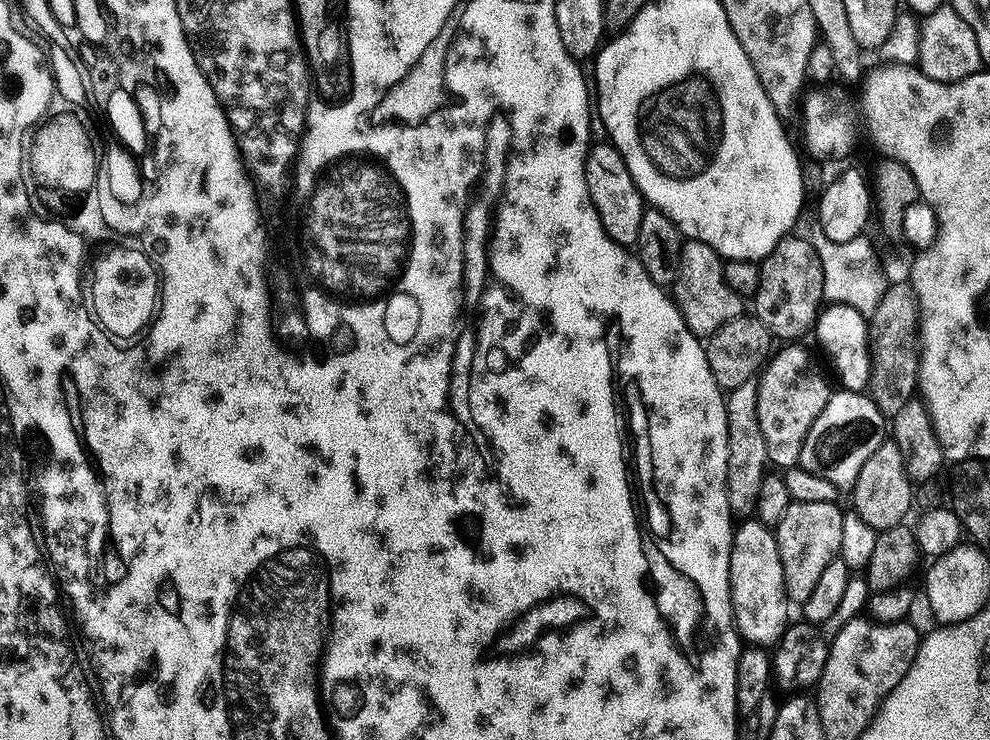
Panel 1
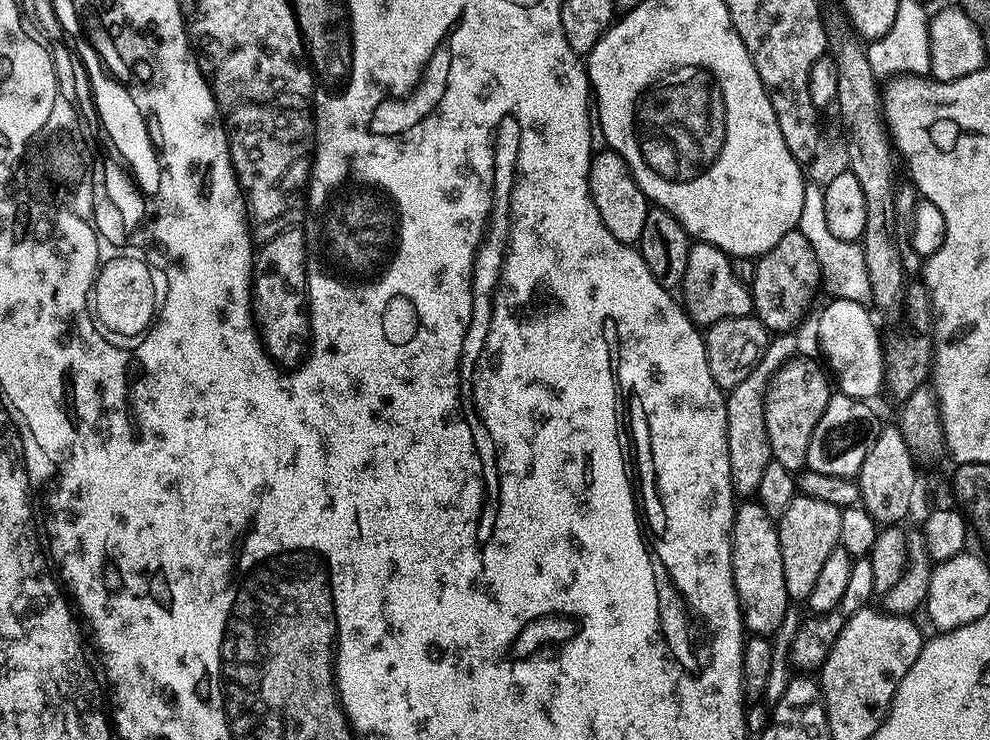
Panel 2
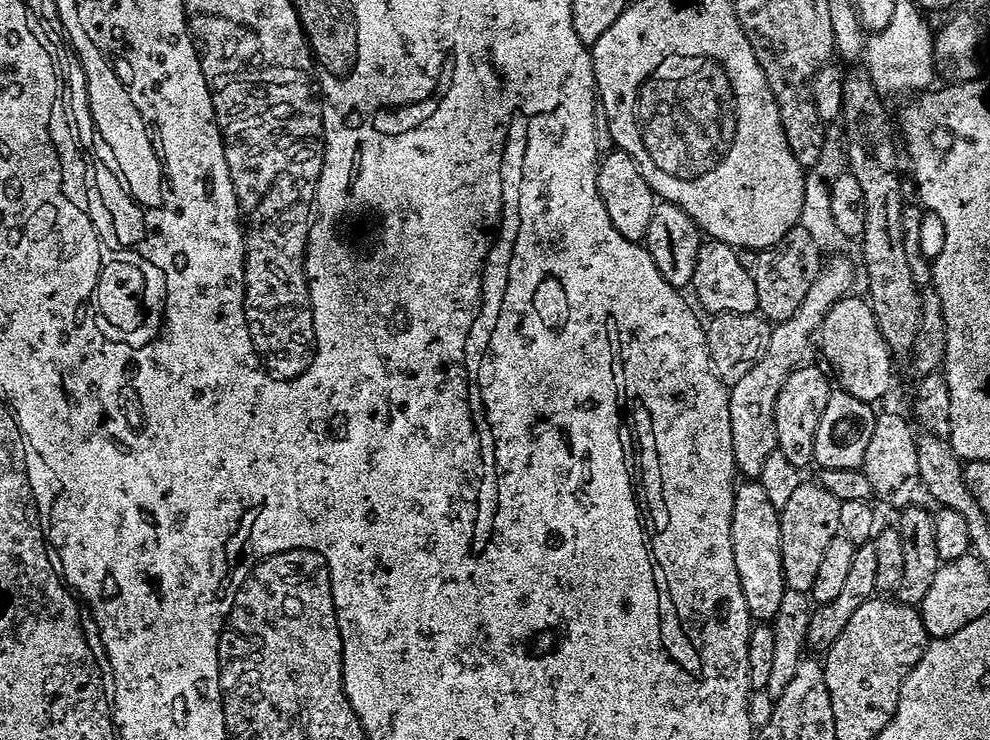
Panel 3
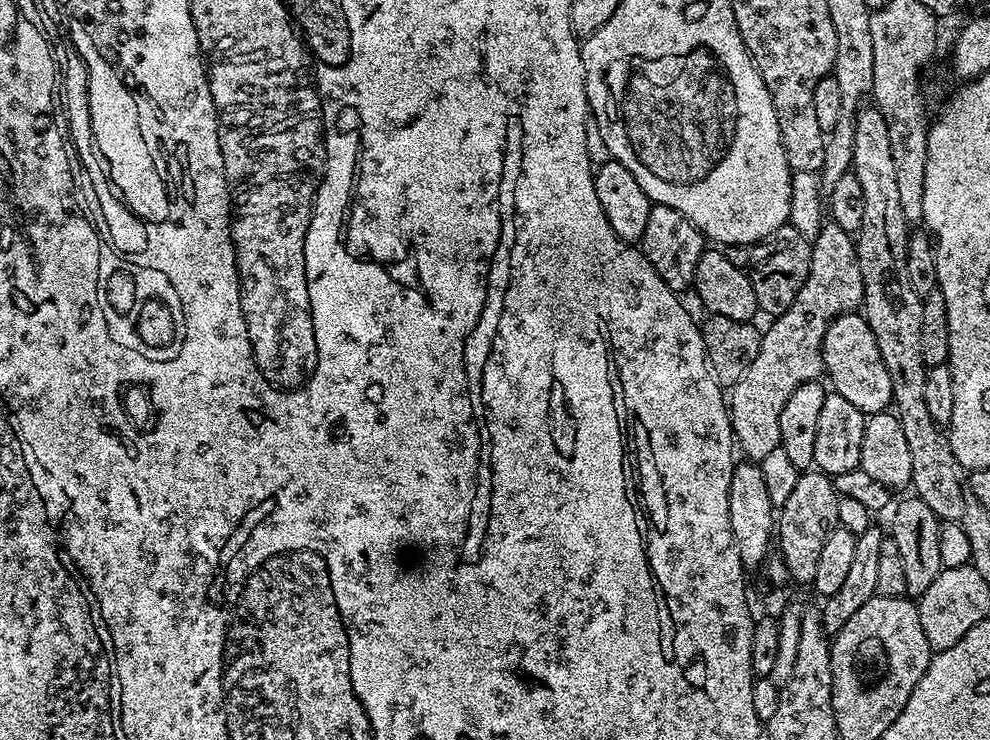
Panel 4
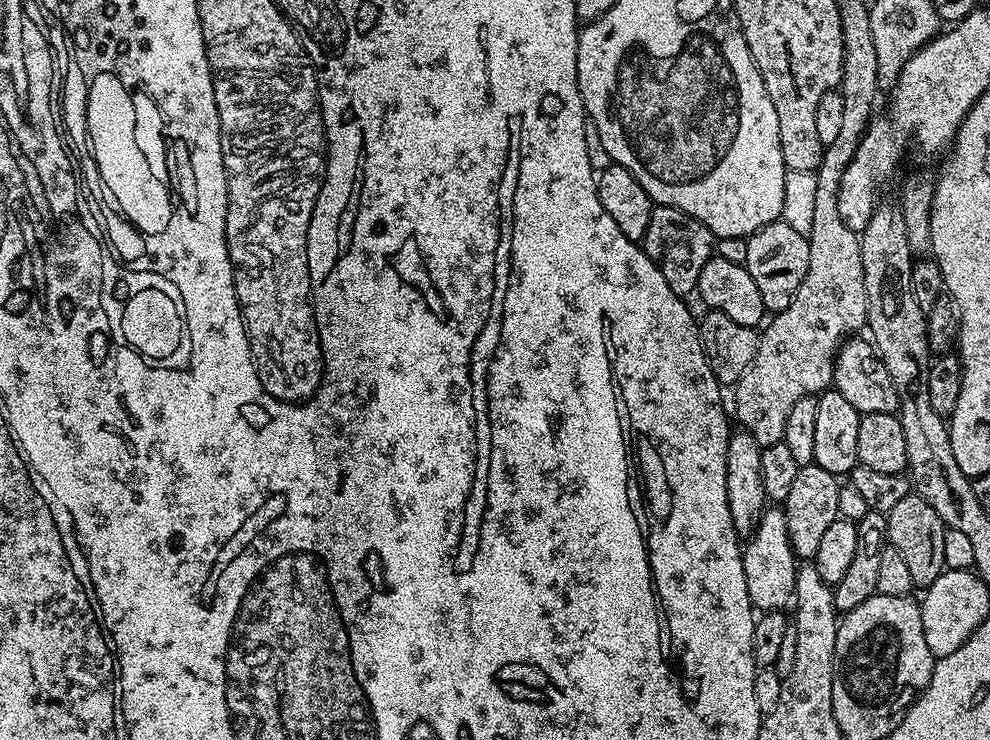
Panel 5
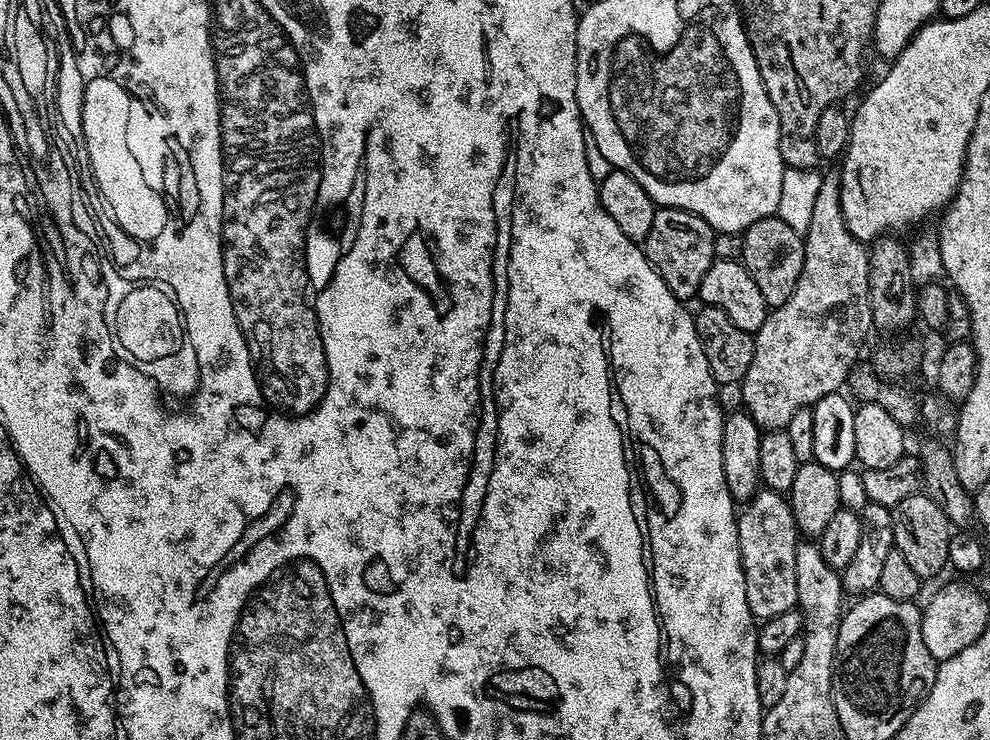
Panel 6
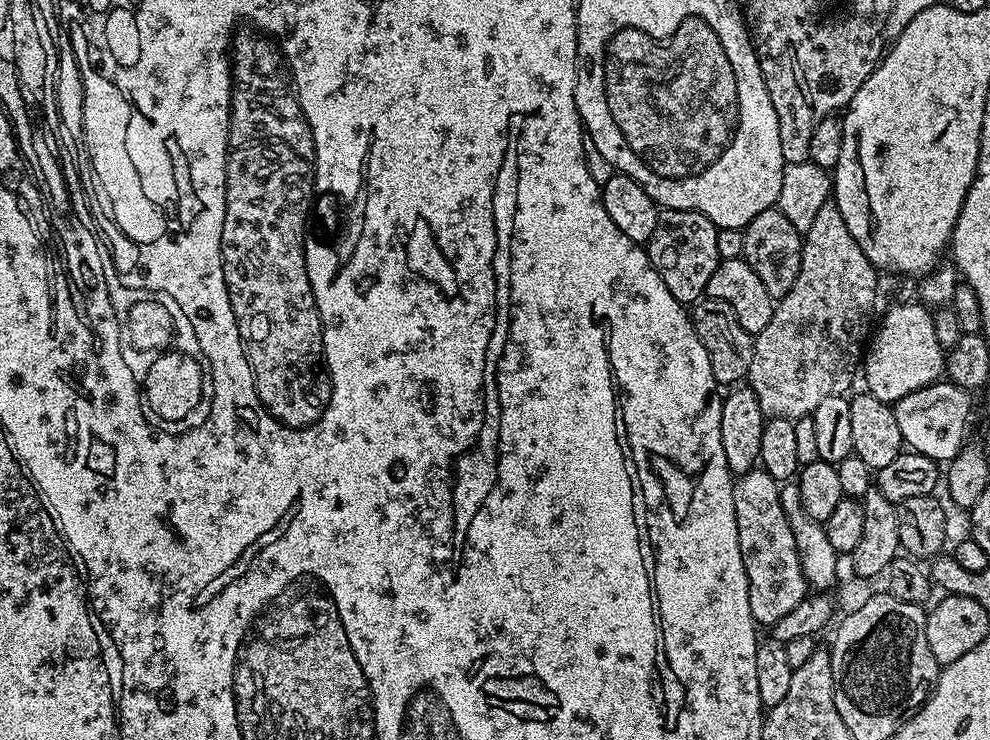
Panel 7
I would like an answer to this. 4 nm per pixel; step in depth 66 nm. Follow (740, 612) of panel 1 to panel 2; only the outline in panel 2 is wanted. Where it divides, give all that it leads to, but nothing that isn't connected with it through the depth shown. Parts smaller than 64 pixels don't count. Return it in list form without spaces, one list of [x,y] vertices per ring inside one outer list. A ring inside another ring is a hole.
[[[744,502],[736,509],[732,522],[732,577],[745,629],[752,634],[775,633],[790,610],[790,601],[782,574],[780,533],[759,502]]]

